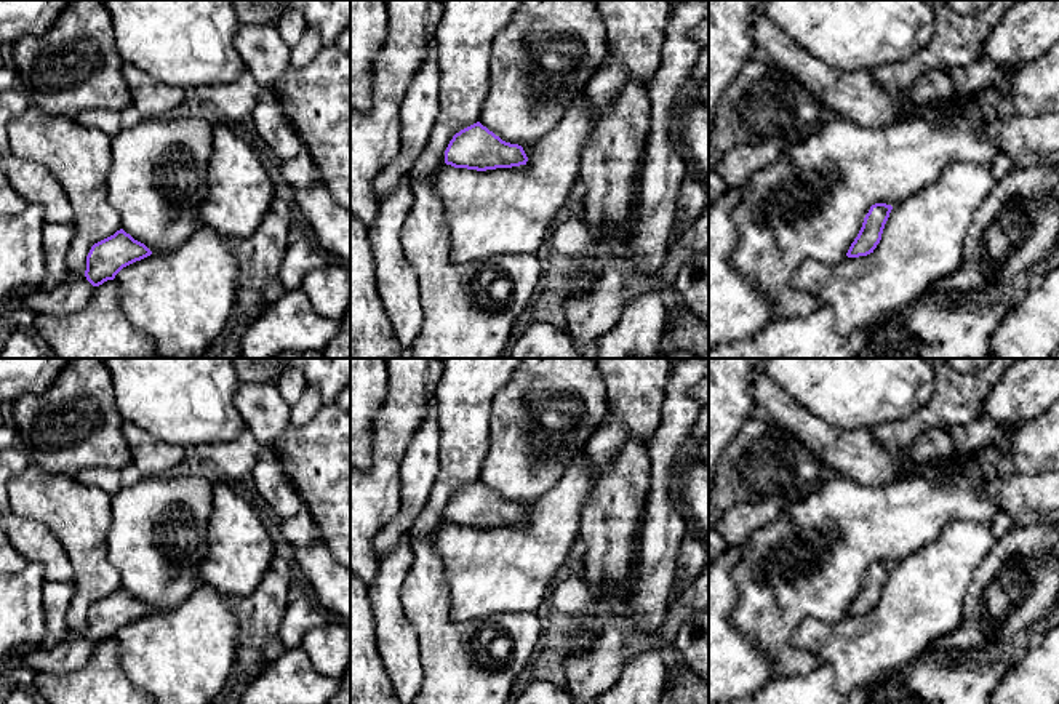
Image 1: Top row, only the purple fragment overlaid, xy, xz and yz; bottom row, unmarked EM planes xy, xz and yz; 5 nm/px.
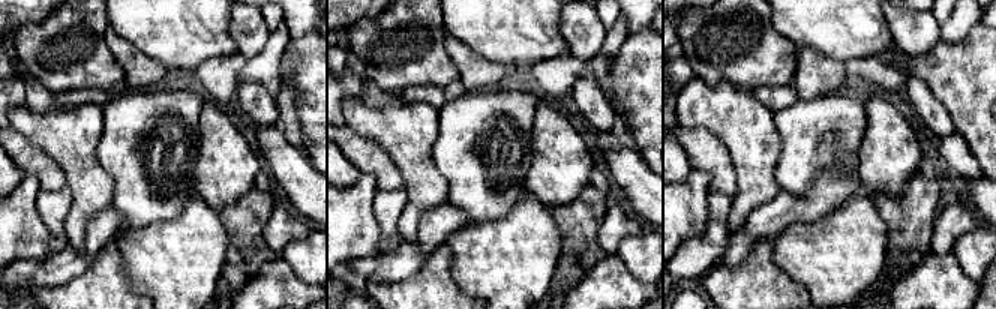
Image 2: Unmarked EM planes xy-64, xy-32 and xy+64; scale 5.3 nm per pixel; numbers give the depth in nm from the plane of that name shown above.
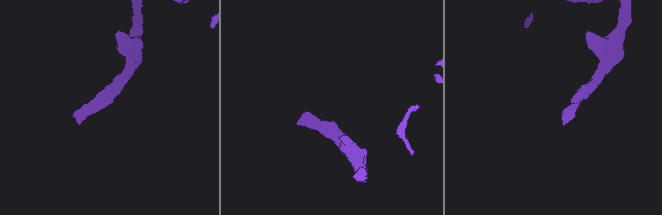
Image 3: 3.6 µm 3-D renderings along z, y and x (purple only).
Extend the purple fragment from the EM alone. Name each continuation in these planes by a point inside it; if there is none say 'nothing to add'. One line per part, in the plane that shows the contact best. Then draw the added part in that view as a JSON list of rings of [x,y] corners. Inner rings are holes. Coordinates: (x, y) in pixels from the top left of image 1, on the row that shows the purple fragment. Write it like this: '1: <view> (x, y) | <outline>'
1: xy (74, 293) | [[[69,272],[67,278],[54,290],[26,294],[21,307],[35,315],[66,317],[83,310],[91,299],[93,290],[94,286],[86,280],[85,274]]]

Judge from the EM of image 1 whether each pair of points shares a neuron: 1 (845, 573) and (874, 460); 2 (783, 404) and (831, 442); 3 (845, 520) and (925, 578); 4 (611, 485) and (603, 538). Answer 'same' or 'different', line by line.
1: different
2: same
3: different
4: same

